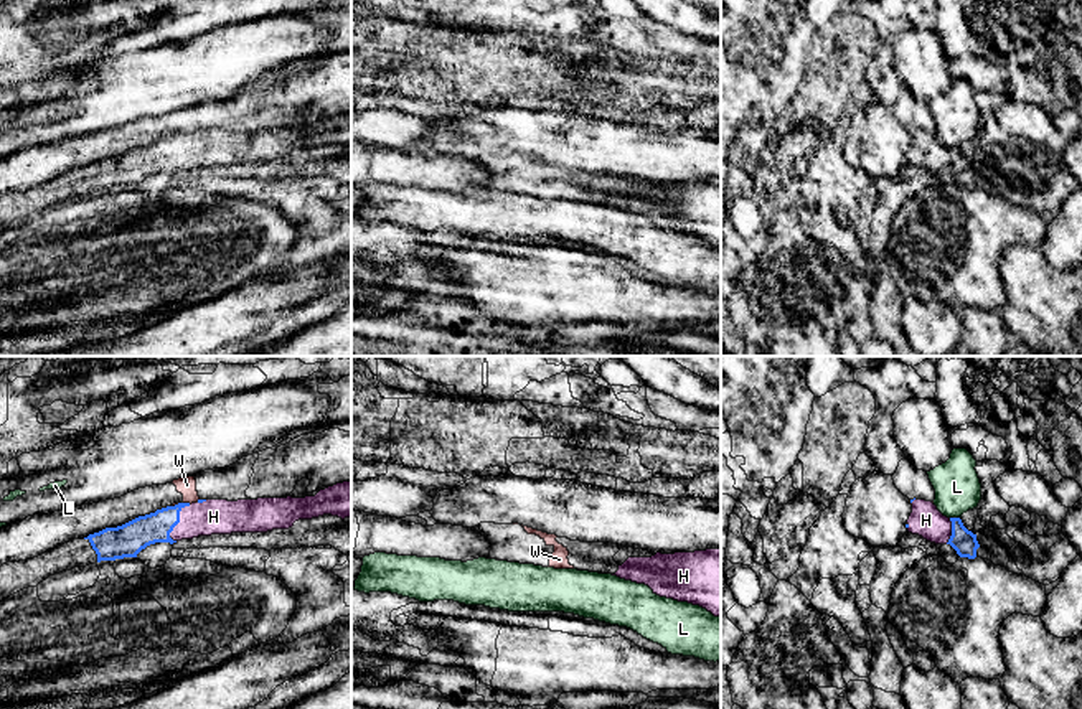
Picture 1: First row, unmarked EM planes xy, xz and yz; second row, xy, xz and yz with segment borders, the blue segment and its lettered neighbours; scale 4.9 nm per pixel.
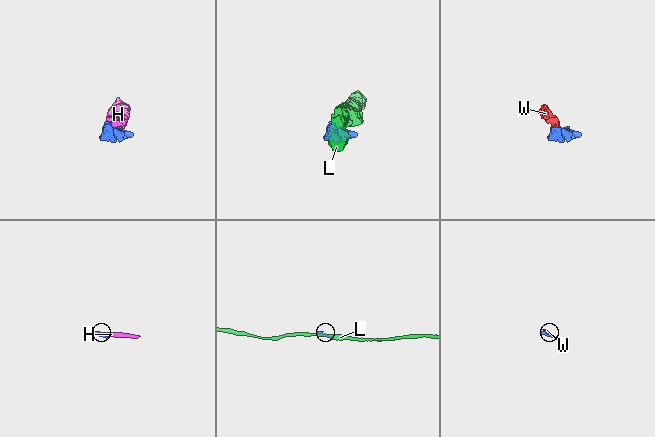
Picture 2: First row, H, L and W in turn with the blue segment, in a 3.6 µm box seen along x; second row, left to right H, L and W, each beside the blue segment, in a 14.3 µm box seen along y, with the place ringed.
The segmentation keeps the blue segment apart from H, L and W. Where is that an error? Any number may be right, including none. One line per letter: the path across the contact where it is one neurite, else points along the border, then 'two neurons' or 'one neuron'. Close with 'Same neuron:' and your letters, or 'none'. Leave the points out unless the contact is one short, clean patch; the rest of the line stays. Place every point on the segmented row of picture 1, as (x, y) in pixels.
H: one neuron
L: two neurons
W: border xy (183, 502), (190, 503); two neurons
Same neuron: H

